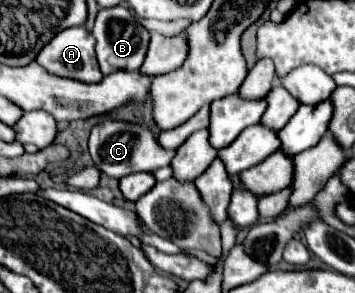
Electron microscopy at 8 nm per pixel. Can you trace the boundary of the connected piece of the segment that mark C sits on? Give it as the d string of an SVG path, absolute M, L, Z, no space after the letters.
M102 120L90 134L90 156L98 170L112 178L128 176L130 172L154 172L164 168L176 156L176 150L166 150L158 144L154 132L142 124L130 124L124 120Z

